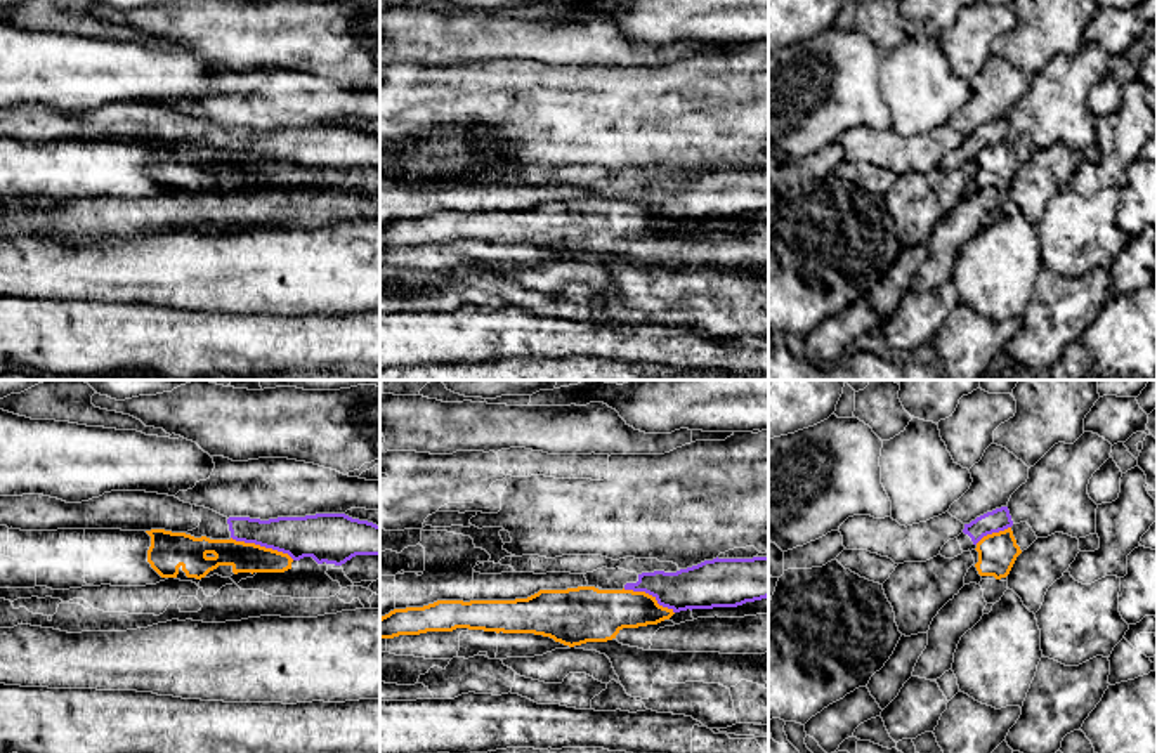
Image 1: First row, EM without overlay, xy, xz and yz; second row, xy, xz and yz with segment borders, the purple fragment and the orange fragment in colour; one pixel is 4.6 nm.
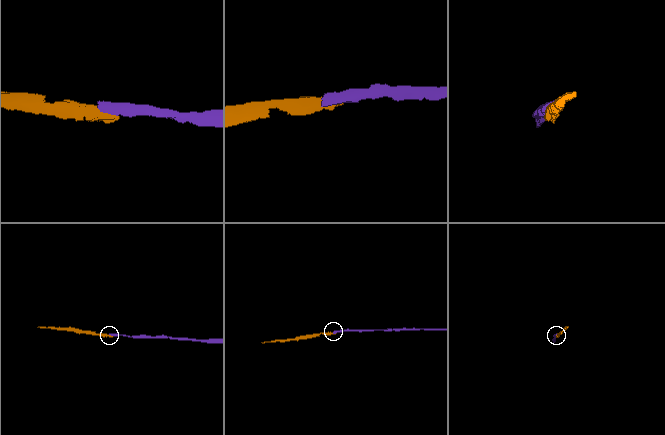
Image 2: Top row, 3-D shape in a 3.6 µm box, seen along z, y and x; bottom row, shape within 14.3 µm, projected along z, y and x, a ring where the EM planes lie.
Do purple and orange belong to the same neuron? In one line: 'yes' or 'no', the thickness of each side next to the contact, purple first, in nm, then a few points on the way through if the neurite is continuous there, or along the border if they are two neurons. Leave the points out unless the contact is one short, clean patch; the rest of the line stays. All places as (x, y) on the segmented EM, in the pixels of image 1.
no | 190/140 nm | along xy (231, 536), (287, 552), (294, 559)

